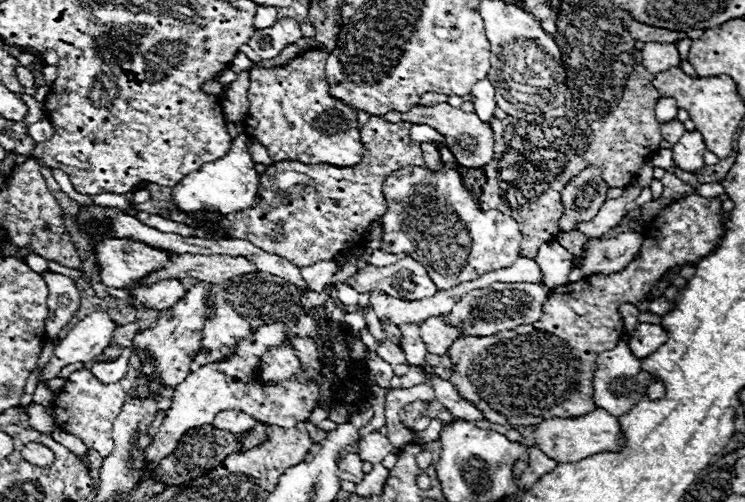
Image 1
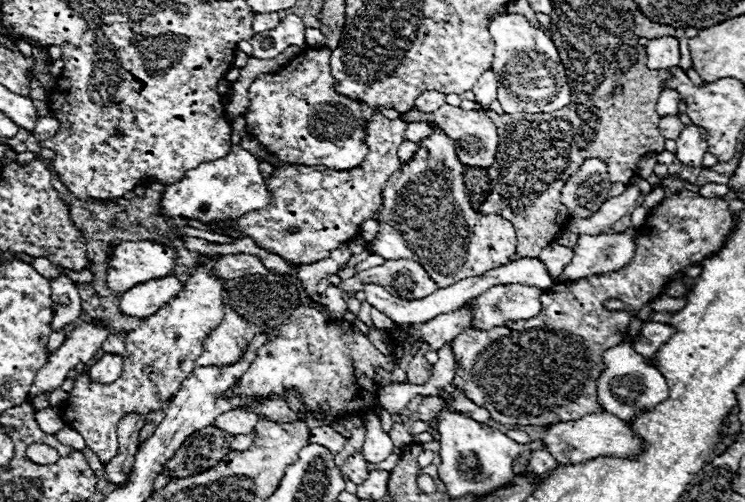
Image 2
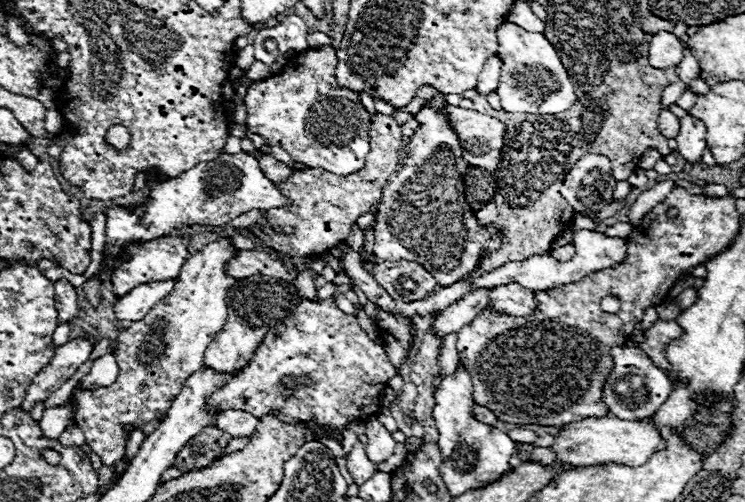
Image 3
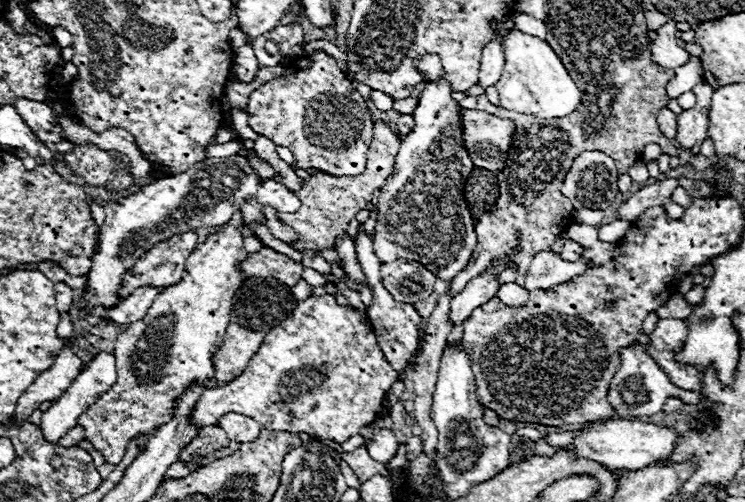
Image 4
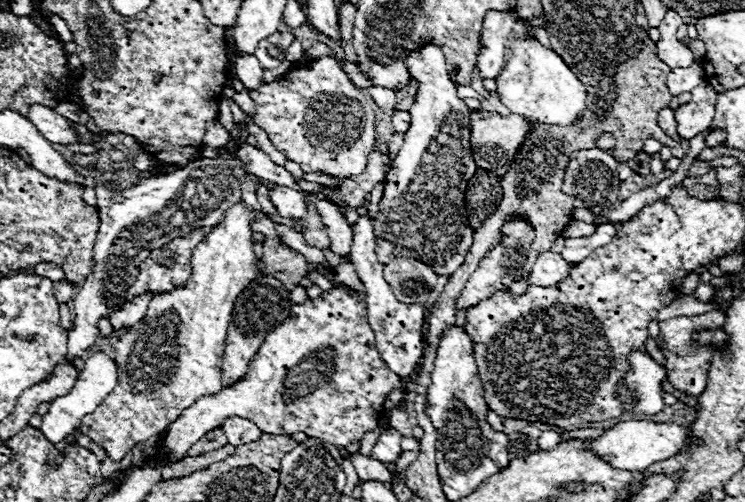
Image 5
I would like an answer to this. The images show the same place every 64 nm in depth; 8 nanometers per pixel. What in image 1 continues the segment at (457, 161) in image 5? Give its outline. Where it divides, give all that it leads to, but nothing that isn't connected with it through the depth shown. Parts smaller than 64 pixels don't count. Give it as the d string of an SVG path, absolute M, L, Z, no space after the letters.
M438 146L438 152L444 162L440 172L412 166L392 172L384 180L388 210L382 216L382 250L390 254L406 252L410 258L418 258L438 290L450 290L458 282L470 282L492 270L510 268L520 258L522 234L510 216L498 210L482 210L464 188L452 152L442 146Z

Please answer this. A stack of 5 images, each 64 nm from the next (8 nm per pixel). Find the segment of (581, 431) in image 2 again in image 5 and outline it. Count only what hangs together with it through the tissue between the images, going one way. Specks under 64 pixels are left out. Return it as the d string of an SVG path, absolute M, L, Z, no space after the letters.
M630 420L630 422L618 422L604 430L598 438L586 438L584 444L602 460L610 462L610 466L620 470L646 470L648 466L666 460L674 454L678 454L684 444L688 442L688 428L676 426L676 424L656 424L648 420Z

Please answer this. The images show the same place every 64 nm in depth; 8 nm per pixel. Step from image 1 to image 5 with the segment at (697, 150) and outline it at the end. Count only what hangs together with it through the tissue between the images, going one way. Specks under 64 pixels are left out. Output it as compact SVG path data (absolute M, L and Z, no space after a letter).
M706 82L696 86L692 90L692 102L676 110L678 136L690 140L708 130L714 118L714 102L716 102L716 92Z

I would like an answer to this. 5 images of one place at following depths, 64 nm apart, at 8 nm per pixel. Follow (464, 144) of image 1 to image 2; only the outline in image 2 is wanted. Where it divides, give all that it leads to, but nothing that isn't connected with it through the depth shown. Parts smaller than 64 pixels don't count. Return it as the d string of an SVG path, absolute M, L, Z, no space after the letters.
M442 104L436 112L420 112L420 110L410 110L404 114L402 118L404 122L430 122L434 126L438 126L444 134L448 134L456 146L464 148L464 150L458 150L458 158L464 166L484 166L488 168L490 164L494 164L494 158L496 158L496 148L498 148L498 132L496 132L496 124L480 114L478 110L462 110L462 108L456 108L456 106L450 106L450 104Z

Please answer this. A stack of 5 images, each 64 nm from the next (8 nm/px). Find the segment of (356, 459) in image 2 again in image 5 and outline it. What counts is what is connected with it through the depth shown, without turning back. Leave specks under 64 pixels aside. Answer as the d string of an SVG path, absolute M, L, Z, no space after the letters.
M350 454L348 460L352 462L352 466L358 472L358 478L362 482L370 480L370 478L378 478L378 482L390 482L392 480L392 472L378 460L366 456L366 454Z

